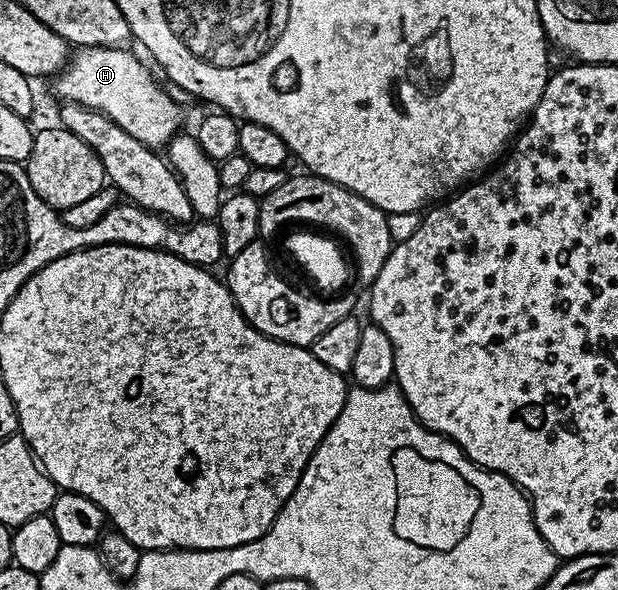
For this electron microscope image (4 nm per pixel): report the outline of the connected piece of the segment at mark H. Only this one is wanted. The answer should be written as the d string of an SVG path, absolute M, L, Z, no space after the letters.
M123 47L116 48L82 48L73 55L65 70L57 77L56 90L61 99L73 104L84 105L86 108L96 109L112 118L128 134L137 141L144 142L150 148L158 150L160 146L169 145L170 141L179 133L181 105L171 98L169 91L160 88L147 68L130 52Z

